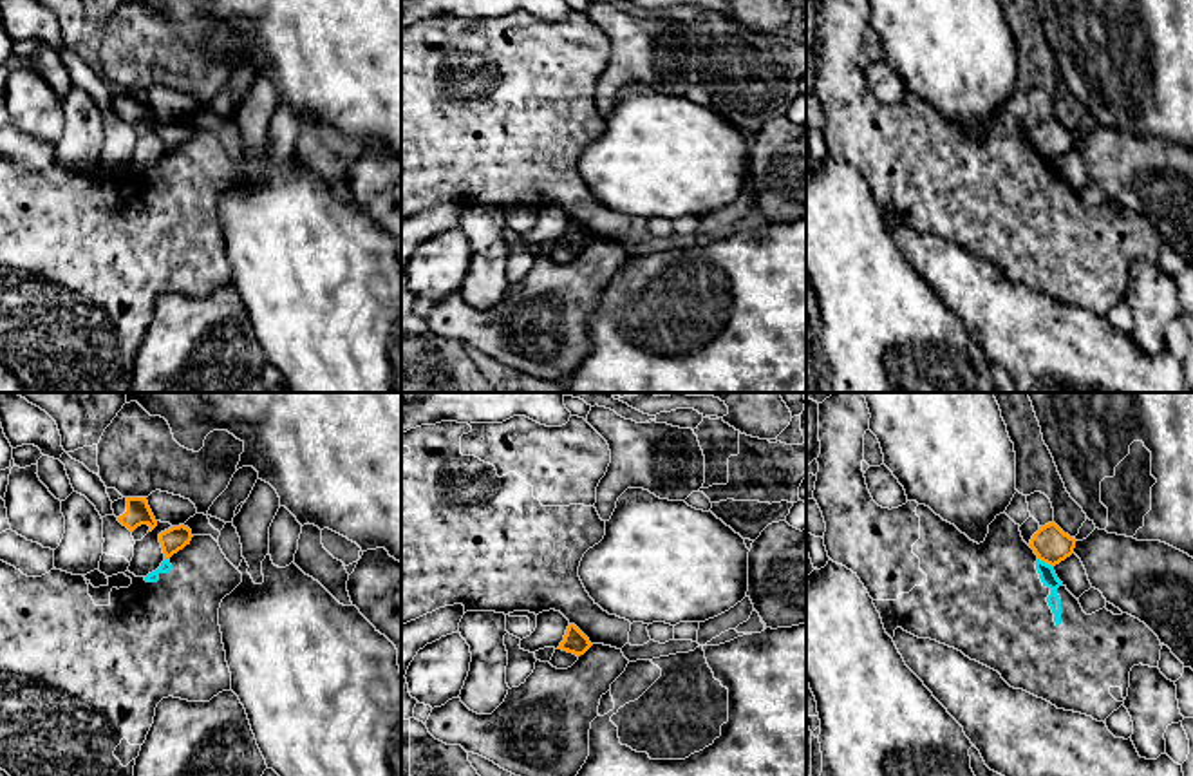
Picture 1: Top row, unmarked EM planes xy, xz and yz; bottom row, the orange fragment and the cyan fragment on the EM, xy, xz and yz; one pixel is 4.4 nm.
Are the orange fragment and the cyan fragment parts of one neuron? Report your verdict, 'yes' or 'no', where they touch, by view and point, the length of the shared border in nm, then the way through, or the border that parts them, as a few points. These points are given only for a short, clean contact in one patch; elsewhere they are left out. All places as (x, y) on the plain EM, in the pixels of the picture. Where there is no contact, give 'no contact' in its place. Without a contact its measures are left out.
no | yz (1045, 156) | 80 nm | along yz (1038, 152), (1052, 161)

